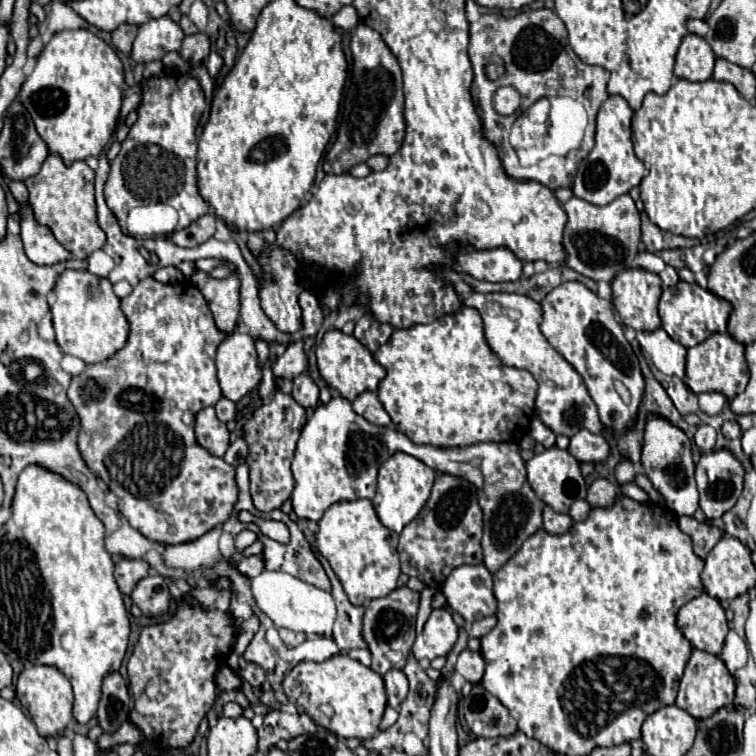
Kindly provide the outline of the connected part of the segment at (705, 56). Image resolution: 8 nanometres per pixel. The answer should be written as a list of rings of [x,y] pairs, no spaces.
[[[688,33],[676,53],[674,75],[688,81],[706,81],[714,71],[714,53],[704,37]]]

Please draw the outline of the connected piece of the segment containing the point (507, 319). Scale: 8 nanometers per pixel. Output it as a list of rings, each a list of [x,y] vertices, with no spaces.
[[[472,293],[464,299],[464,305],[476,307],[478,313],[482,315],[486,341],[490,349],[496,353],[496,357],[508,367],[526,369],[534,375],[534,379],[538,381],[536,417],[550,431],[564,437],[574,437],[580,429],[588,429],[598,435],[608,431],[608,425],[602,423],[582,377],[540,333],[538,329],[542,319],[540,303],[518,293]]]

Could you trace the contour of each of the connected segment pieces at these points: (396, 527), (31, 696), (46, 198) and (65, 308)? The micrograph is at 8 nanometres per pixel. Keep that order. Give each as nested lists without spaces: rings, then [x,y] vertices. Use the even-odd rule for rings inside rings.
[[[406,453],[392,455],[378,471],[378,491],[372,499],[372,505],[374,505],[380,521],[388,529],[400,533],[404,529],[404,525],[410,523],[418,515],[418,511],[424,507],[426,499],[430,497],[434,479],[436,479],[436,473],[422,461],[418,461]]]
[[[38,665],[24,669],[16,683],[16,697],[20,699],[22,707],[30,713],[32,721],[36,723],[42,737],[58,737],[66,731],[66,727],[72,723],[72,687],[70,681],[56,669],[48,665]]]
[[[48,155],[42,169],[24,183],[30,191],[30,207],[34,211],[34,219],[40,225],[48,227],[52,235],[76,259],[86,259],[92,251],[104,245],[106,235],[96,223],[94,171],[84,161],[76,161],[70,167],[66,167],[58,155]]]
[[[66,269],[56,281],[54,295],[56,303],[50,309],[56,343],[60,345],[62,353],[74,355],[84,363],[100,363],[124,347],[128,339],[128,321],[108,279],[96,277],[88,271]]]

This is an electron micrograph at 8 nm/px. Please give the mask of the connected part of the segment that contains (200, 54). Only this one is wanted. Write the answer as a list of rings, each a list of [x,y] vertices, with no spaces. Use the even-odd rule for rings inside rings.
[[[206,33],[188,35],[182,41],[180,55],[190,63],[202,63],[208,57],[208,53],[210,53],[210,37]]]

